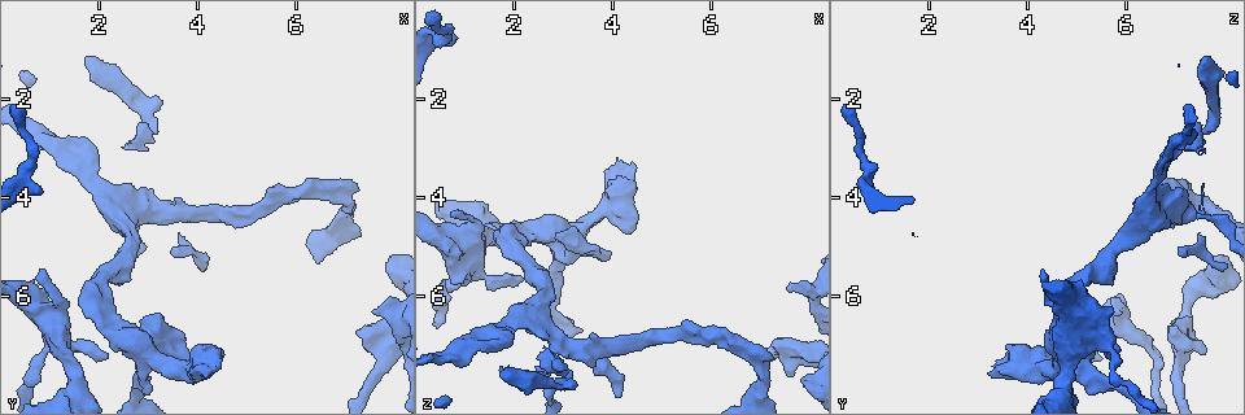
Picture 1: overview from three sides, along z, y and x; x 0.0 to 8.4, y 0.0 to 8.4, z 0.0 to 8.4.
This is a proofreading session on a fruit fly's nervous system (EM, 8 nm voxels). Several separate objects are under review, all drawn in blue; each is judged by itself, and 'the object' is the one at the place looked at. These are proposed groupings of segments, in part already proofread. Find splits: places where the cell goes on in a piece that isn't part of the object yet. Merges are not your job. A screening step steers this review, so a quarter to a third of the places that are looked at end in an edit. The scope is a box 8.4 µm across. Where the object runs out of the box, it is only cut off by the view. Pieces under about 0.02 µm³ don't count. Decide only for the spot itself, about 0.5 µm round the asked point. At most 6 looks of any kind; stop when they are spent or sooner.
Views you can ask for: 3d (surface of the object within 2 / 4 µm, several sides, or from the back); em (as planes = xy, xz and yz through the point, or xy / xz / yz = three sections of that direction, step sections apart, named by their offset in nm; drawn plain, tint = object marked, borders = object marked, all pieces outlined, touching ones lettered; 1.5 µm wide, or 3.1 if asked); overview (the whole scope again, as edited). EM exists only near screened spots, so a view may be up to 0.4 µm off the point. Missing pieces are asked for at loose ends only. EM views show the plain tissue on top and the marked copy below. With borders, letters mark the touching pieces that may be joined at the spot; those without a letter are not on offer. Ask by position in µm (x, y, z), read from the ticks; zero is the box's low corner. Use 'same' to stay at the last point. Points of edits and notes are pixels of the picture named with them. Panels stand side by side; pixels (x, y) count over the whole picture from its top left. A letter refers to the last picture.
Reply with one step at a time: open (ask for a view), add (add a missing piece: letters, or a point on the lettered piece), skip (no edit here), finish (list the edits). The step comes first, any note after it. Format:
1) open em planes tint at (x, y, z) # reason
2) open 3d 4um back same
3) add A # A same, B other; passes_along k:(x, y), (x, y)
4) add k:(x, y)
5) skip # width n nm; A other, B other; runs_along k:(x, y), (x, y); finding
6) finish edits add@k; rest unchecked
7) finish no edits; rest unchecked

open em xy step 4 borders at (2.15, 7.30, 5.65) # branch stops here

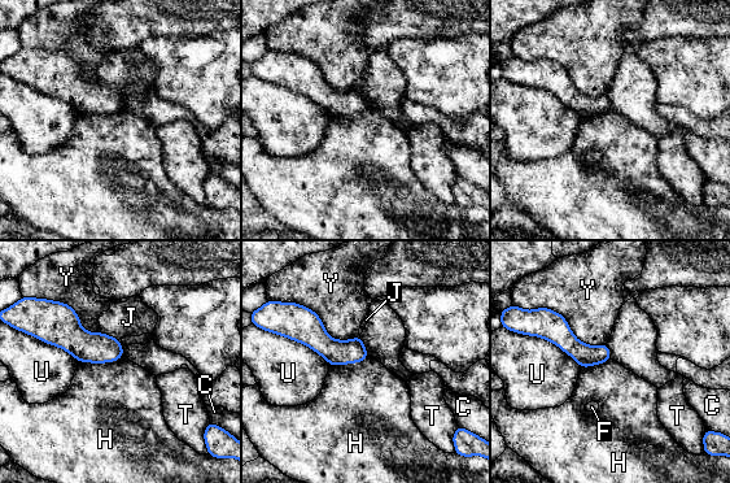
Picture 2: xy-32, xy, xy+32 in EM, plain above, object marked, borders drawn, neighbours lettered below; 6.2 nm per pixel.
open em xz step 4 borders same

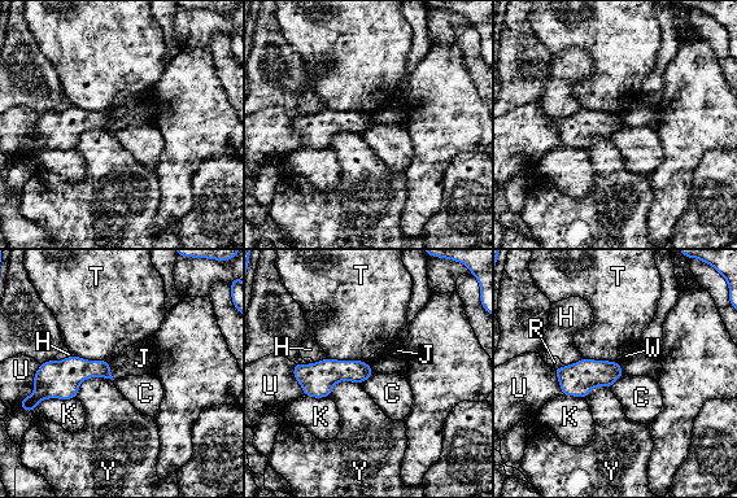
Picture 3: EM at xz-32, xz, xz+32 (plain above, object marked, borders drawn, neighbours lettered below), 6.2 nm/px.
skip # C other, H other, J other, K other, R other, T other, U other, W other, Y other; border 3:(583, 358), (566, 366); none of them fits

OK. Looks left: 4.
open 3d 2um at (4.10, 7.60, 3.25) # free end

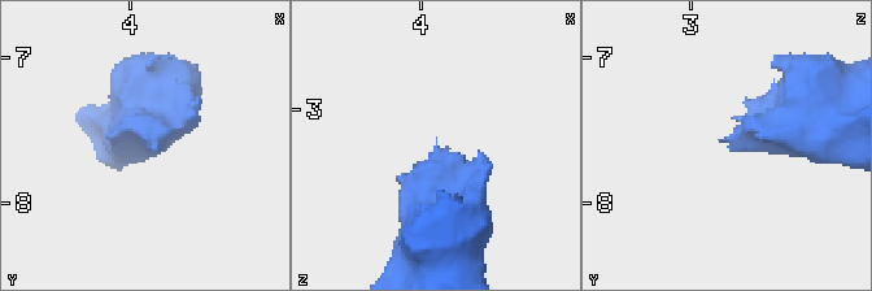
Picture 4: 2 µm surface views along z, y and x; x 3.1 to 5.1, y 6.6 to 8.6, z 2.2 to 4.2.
open em xy step 8 borders at (4.12, 7.58, 3.26)

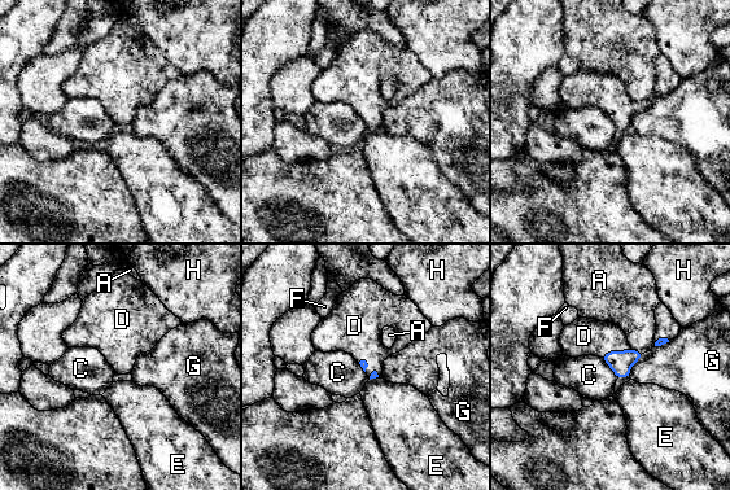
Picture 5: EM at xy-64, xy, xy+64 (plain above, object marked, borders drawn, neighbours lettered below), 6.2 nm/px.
open em planes borders same

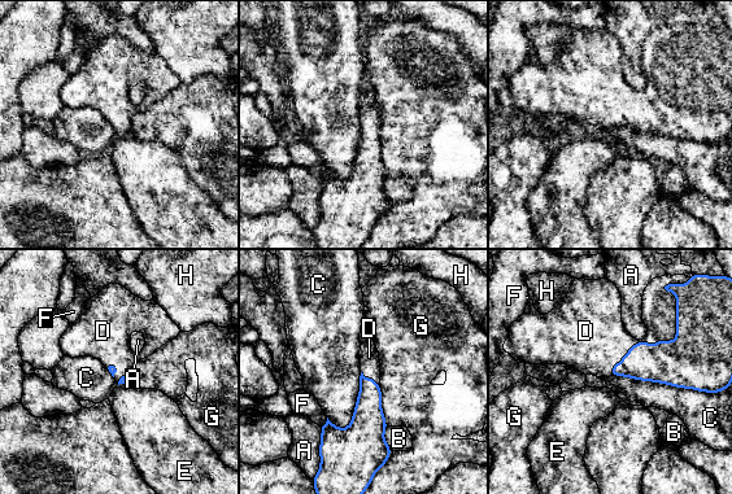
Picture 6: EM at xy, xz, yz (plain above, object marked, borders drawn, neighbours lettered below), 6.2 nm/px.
add D # longest_contact C 550 nm; A other, B other, C other, D same, E other, F other, G other, H other; passes_along 6:(666, 363), (627, 354), (591, 337); it goes on there

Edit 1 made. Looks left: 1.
finish edits add@6; rest unchecked

